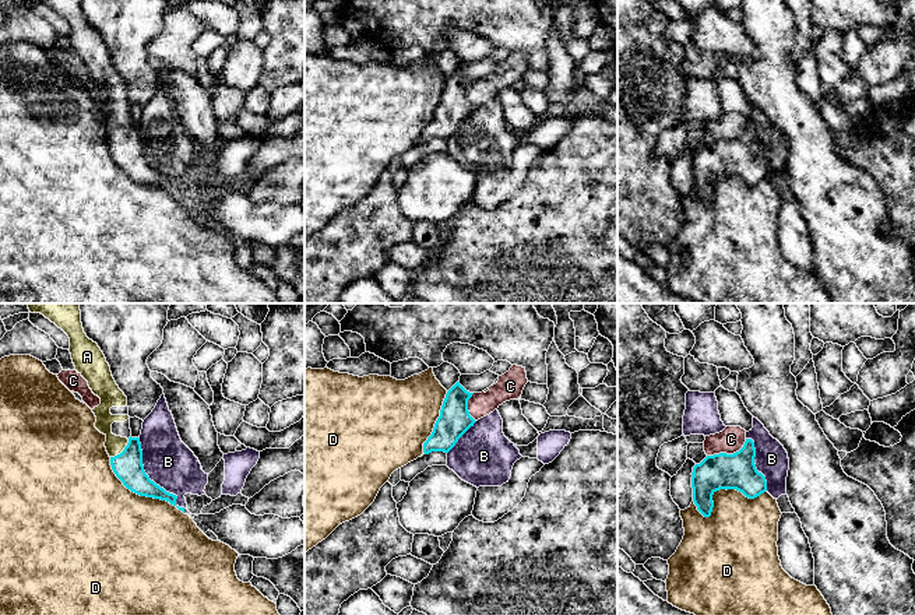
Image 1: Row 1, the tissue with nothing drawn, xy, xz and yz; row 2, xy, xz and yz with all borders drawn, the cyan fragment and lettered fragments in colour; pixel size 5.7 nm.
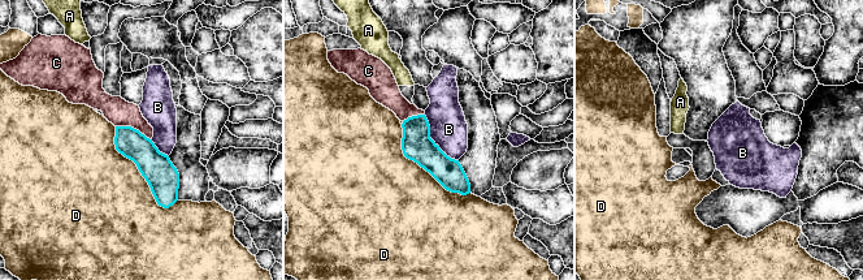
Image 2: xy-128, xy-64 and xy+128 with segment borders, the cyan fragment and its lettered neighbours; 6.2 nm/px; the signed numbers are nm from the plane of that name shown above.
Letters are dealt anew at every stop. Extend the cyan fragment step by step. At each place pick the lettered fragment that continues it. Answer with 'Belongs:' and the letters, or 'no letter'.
Belongs: A

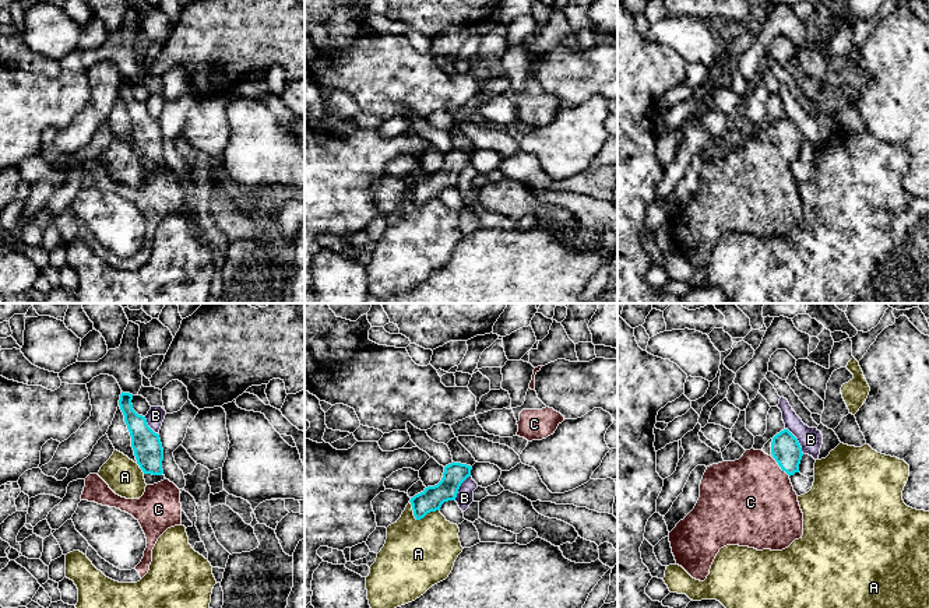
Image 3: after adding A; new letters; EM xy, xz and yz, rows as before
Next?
Belongs: C

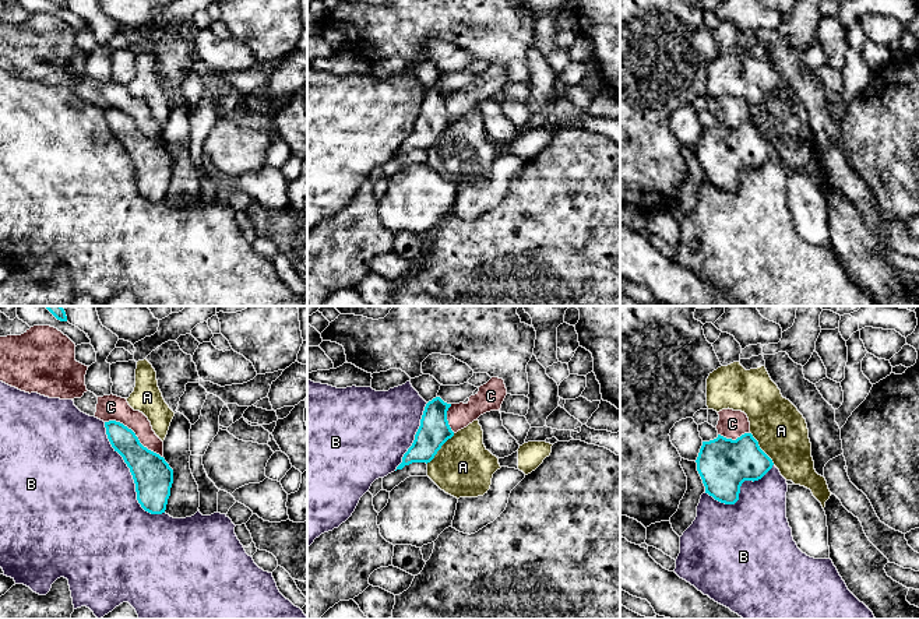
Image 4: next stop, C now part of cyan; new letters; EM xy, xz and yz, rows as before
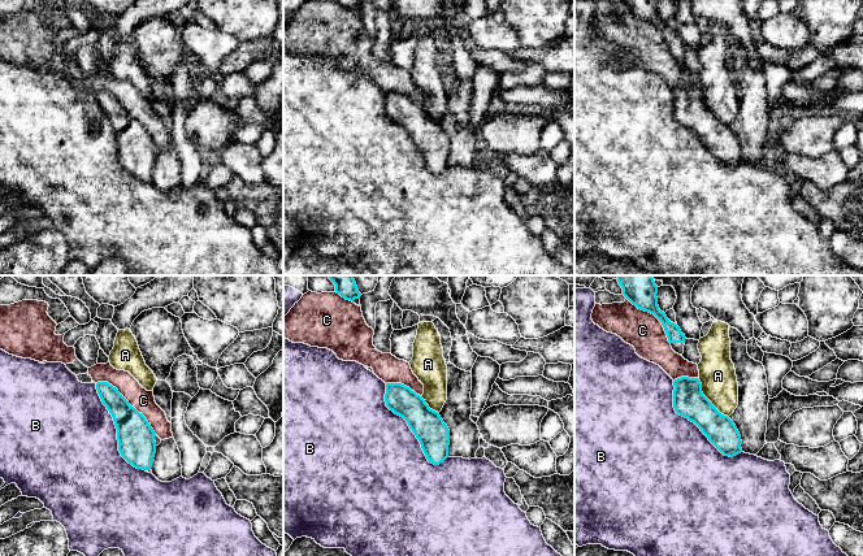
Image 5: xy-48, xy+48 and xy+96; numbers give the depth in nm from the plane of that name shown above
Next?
Belongs: no letter

